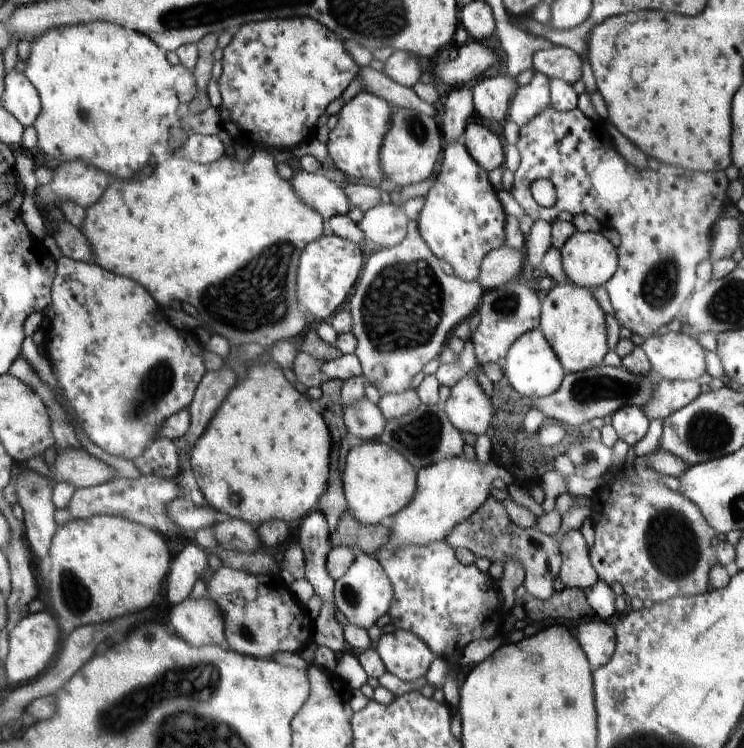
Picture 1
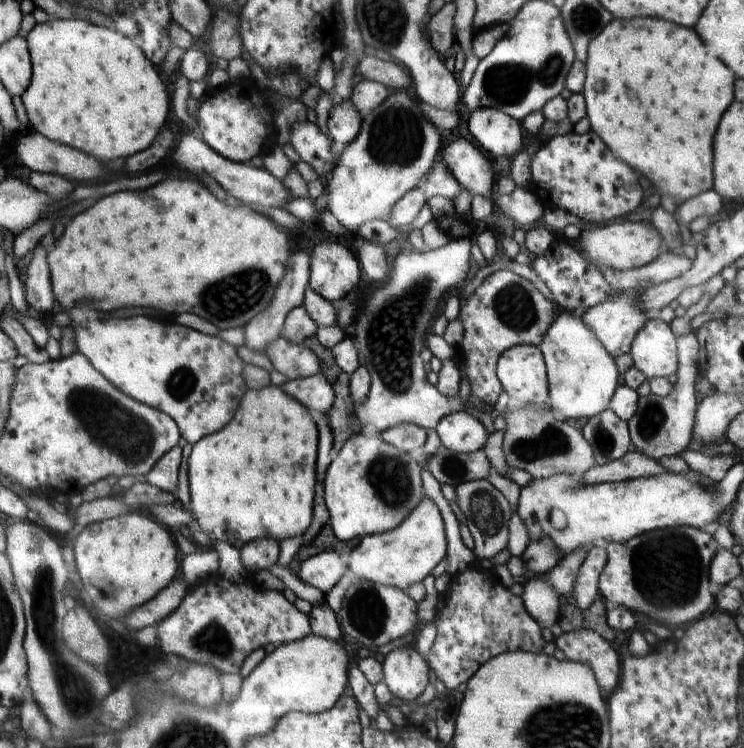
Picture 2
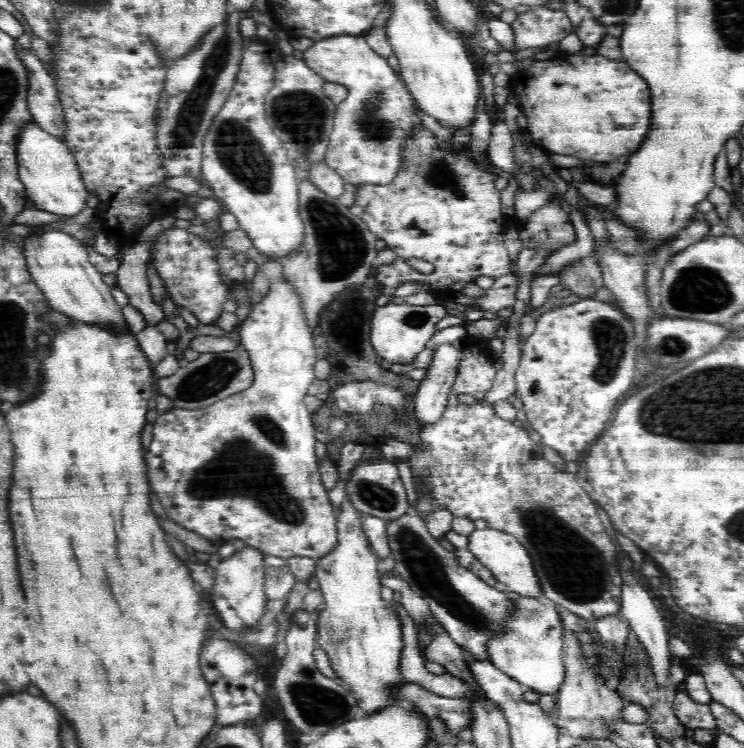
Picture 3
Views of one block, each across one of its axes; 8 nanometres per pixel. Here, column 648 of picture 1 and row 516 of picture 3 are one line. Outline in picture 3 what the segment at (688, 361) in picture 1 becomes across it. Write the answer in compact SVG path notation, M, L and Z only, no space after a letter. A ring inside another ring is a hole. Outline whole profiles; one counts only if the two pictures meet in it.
M347 497L342 501L337 512L338 544L330 554L315 562L314 575L326 603L315 619L315 640L328 653L332 669L343 686L358 698L363 714L369 715L398 704L397 692L404 681L399 671L403 634L400 618L380 595L382 564L374 555L358 512Z

